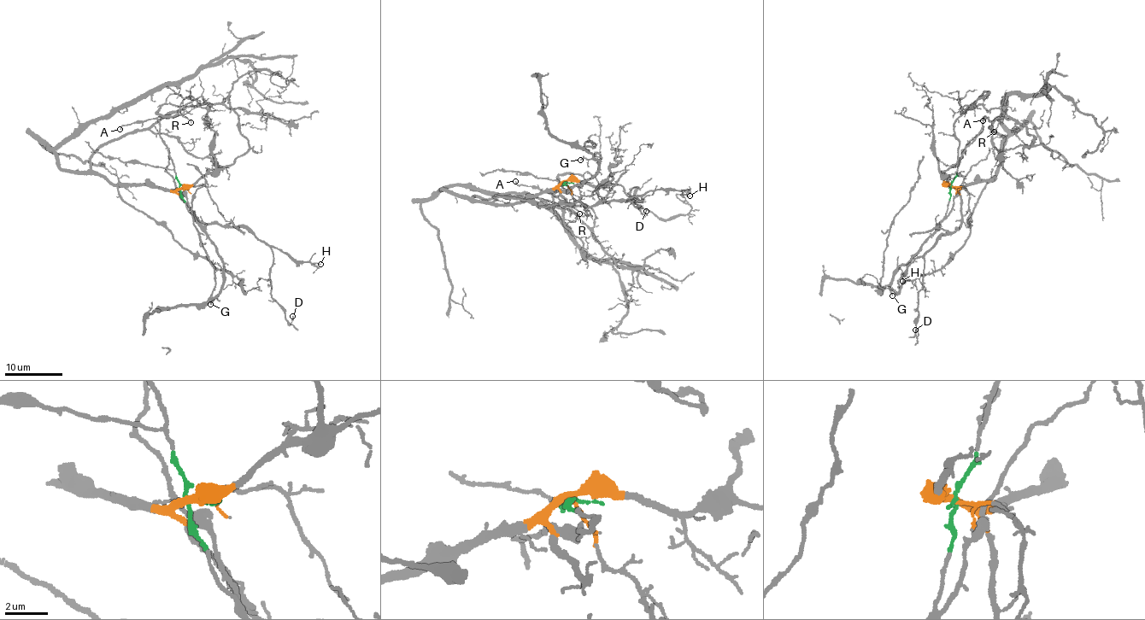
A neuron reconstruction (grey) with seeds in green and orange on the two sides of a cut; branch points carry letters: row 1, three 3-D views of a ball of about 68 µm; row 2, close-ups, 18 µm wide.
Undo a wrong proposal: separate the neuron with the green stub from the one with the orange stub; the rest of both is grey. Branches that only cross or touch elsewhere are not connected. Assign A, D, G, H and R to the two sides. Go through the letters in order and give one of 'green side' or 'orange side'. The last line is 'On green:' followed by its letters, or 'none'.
A: green side
D: orange side
G: green side
H: orange side
R: orange side
On green: A, G

